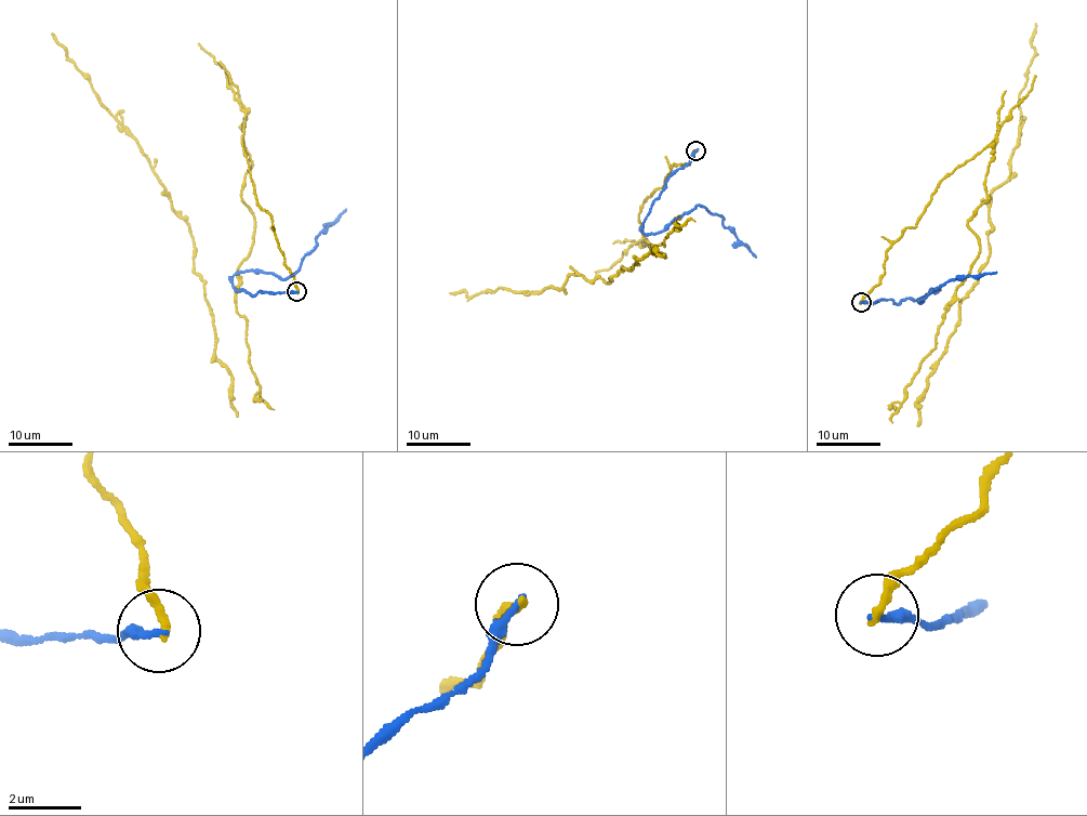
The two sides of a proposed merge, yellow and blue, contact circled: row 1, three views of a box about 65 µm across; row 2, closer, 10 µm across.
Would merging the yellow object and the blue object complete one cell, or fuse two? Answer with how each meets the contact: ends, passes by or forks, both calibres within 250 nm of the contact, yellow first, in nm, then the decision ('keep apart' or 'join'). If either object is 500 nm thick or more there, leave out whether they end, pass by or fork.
yellow ends there; blue ends there; 240 nm thick on the yellow side, 240 nm on the other; keep apart

